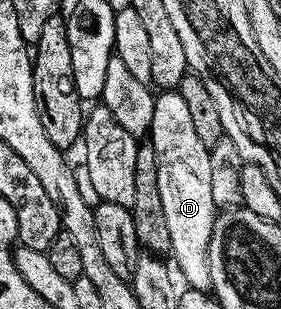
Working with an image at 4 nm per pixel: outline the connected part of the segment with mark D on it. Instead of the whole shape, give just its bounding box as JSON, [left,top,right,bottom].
[148,89,216,291]

